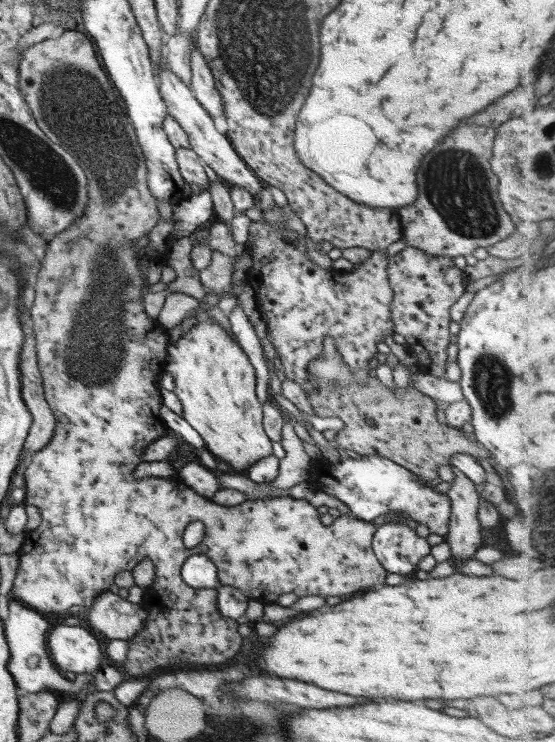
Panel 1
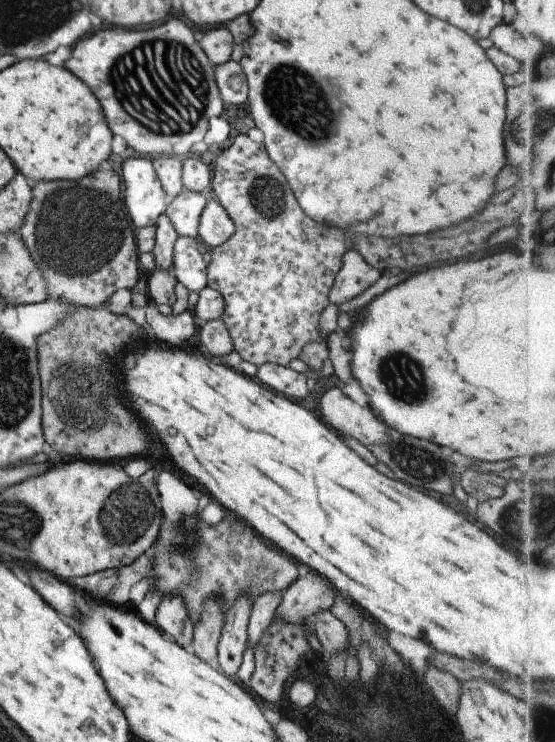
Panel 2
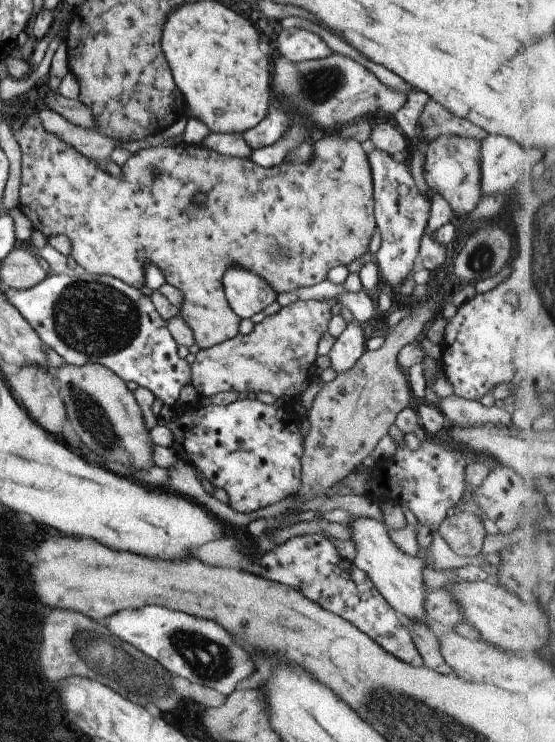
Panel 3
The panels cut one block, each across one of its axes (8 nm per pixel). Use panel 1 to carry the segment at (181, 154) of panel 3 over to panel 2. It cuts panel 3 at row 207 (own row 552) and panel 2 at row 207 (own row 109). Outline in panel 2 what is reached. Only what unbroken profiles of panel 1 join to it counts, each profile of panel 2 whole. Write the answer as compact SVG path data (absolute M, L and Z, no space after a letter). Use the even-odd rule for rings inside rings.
M98 169L78 180L37 182L31 189L30 210L18 234L46 278L48 299L93 308L107 302L117 290L136 286L139 278L136 229L120 194L120 177L112 169Z

